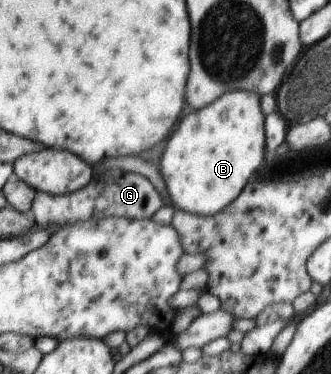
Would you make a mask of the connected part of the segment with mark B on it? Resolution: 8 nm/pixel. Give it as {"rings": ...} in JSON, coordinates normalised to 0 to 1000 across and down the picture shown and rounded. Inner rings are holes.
{"rings":[[[722,238],[722,243],[692,243],[680,251],[668,251],[644,275],[631,275],[628,283],[577,297],[571,307],[559,307],[559,318],[547,318],[547,329],[535,329],[535,350],[523,350],[523,372],[505,372],[505,377],[498,377],[498,393],[480,398],[480,404],[492,404],[486,420],[474,420],[480,430],[465,430],[474,457],[483,460],[492,489],[498,489],[498,516],[505,516],[505,527],[511,527],[511,537],[517,537],[517,548],[526,559],[547,559],[547,564],[565,564],[565,570],[583,570],[589,575],[644,575],[656,570],[656,564],[668,564],[689,543],[698,543],[704,532],[725,519],[725,511],[737,505],[737,497],[779,468],[779,457],[795,444],[798,433],[795,313],[789,313],[782,270],[776,270],[776,265],[789,265],[789,259],[782,259],[776,249],[764,249],[764,243],[728,243],[728,238]]]}

